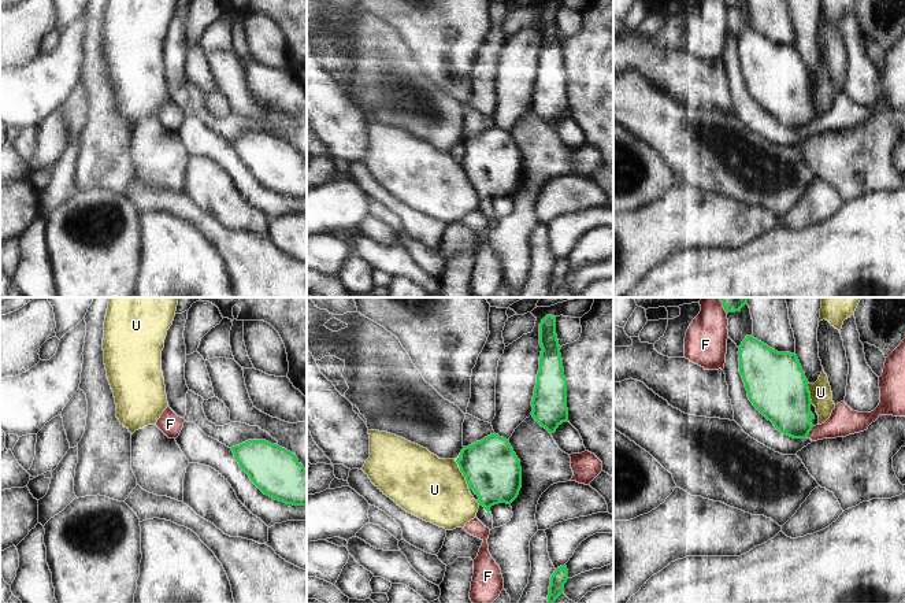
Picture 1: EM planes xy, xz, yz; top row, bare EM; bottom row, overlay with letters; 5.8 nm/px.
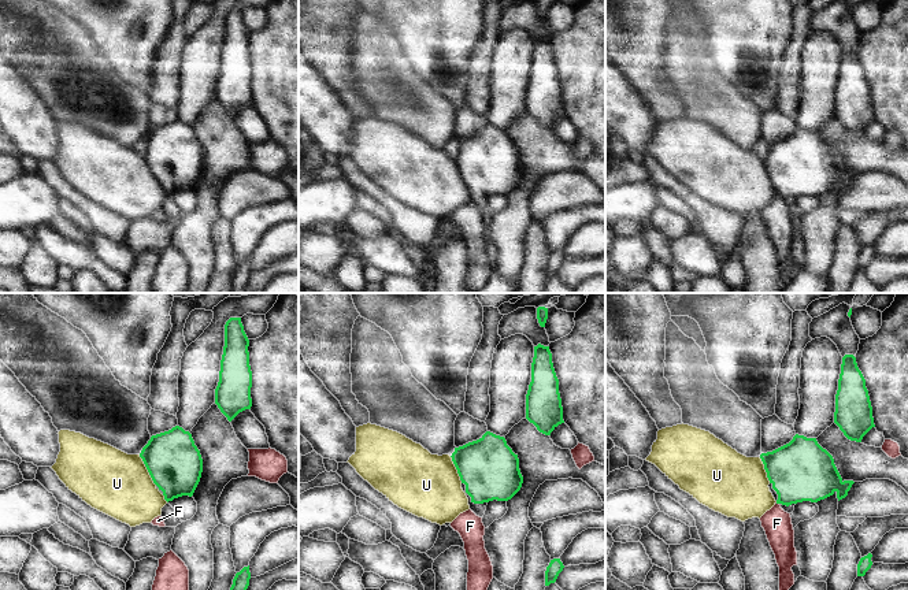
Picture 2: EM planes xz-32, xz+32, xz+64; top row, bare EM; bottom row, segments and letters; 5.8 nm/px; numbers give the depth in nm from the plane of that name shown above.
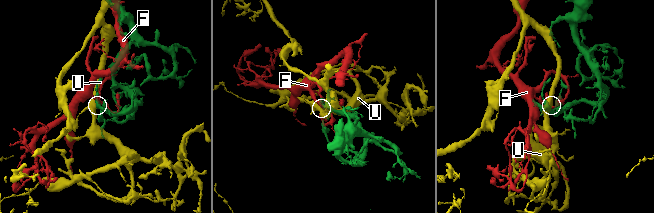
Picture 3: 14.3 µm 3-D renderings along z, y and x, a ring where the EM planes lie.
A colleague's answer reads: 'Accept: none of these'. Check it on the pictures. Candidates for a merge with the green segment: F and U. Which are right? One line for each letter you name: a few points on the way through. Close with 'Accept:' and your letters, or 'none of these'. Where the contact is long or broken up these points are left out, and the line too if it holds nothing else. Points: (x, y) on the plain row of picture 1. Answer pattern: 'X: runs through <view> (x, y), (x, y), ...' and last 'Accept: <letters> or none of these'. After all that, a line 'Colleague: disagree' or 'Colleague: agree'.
Accept: none of these
Colleague: agree

